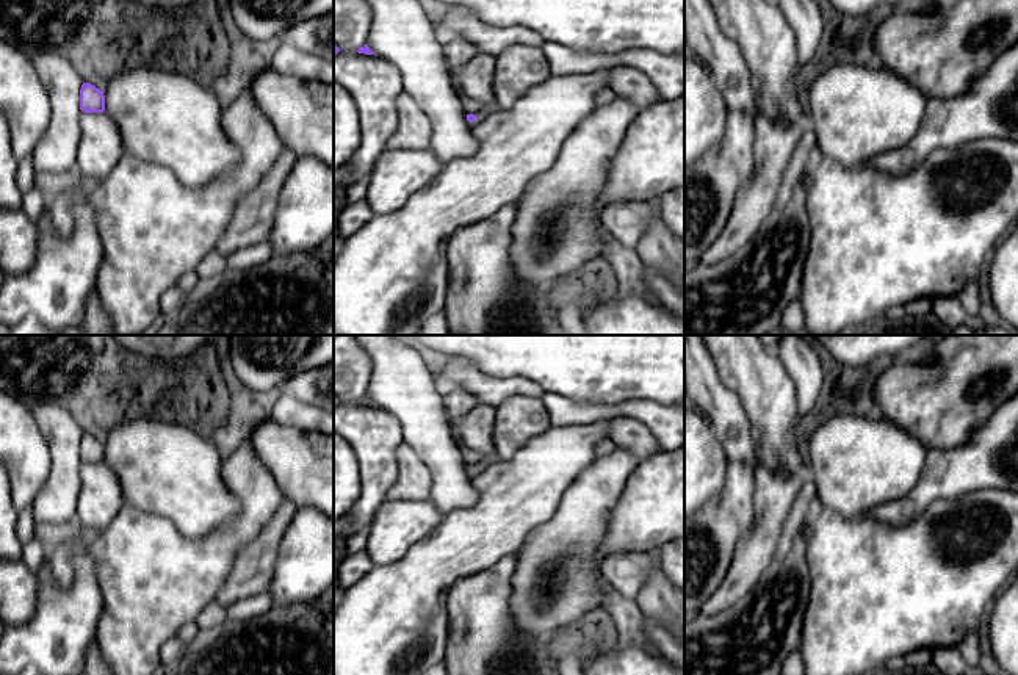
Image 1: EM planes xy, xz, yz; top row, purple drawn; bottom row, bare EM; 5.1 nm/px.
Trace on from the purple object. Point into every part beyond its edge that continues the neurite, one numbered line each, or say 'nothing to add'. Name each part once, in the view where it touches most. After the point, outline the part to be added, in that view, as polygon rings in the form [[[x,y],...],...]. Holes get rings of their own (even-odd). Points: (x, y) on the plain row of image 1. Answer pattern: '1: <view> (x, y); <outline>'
1: xz (486, 461); [[[484,456],[478,464],[476,464],[476,470],[473,473],[468,473],[470,476],[476,476],[479,475],[482,470],[486,470],[492,462],[495,462],[496,457],[495,456]]]

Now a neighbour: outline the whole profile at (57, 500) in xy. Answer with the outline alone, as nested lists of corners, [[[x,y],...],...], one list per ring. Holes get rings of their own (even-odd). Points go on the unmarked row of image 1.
[[[39,402],[31,407],[31,412],[52,459],[47,479],[33,501],[34,522],[74,523],[80,496],[80,440],[83,431],[74,417],[56,404]]]

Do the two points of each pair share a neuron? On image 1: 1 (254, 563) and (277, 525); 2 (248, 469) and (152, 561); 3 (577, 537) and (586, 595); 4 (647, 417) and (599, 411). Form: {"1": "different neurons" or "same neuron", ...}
{"1": "same neuron", "2": "same neuron", "3": "same neuron", "4": "same neuron"}

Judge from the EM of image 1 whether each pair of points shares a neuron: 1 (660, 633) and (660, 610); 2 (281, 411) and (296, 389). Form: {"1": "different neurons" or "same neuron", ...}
{"1": "different neurons", "2": "different neurons"}

